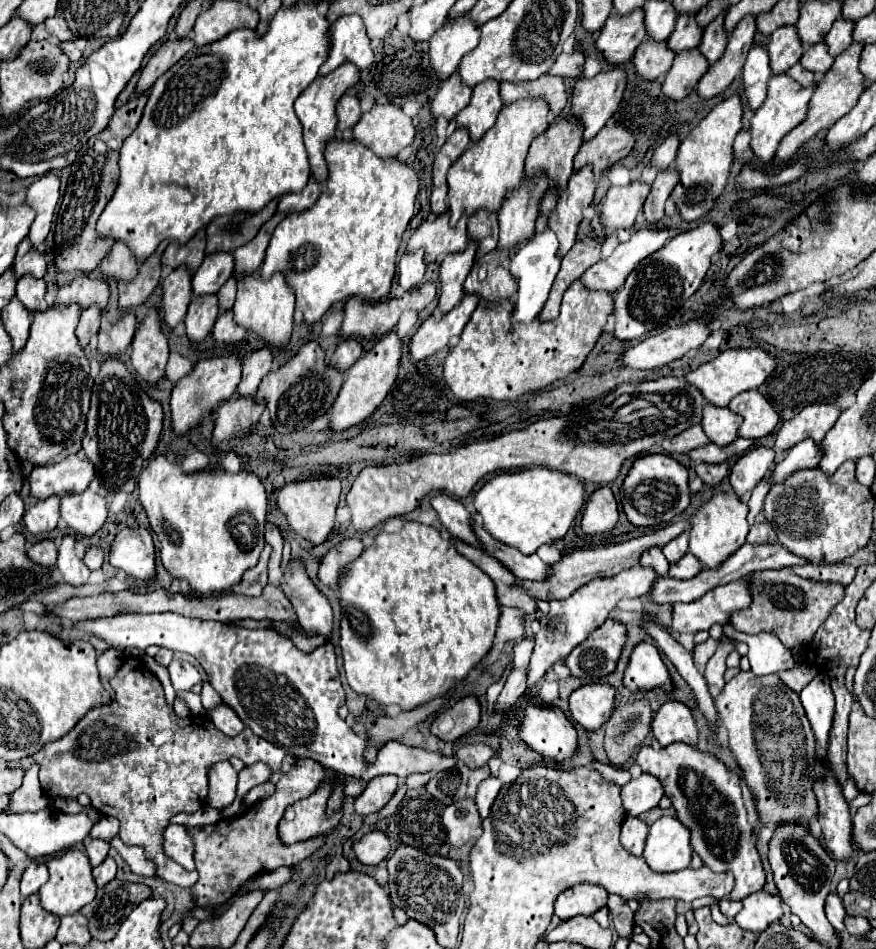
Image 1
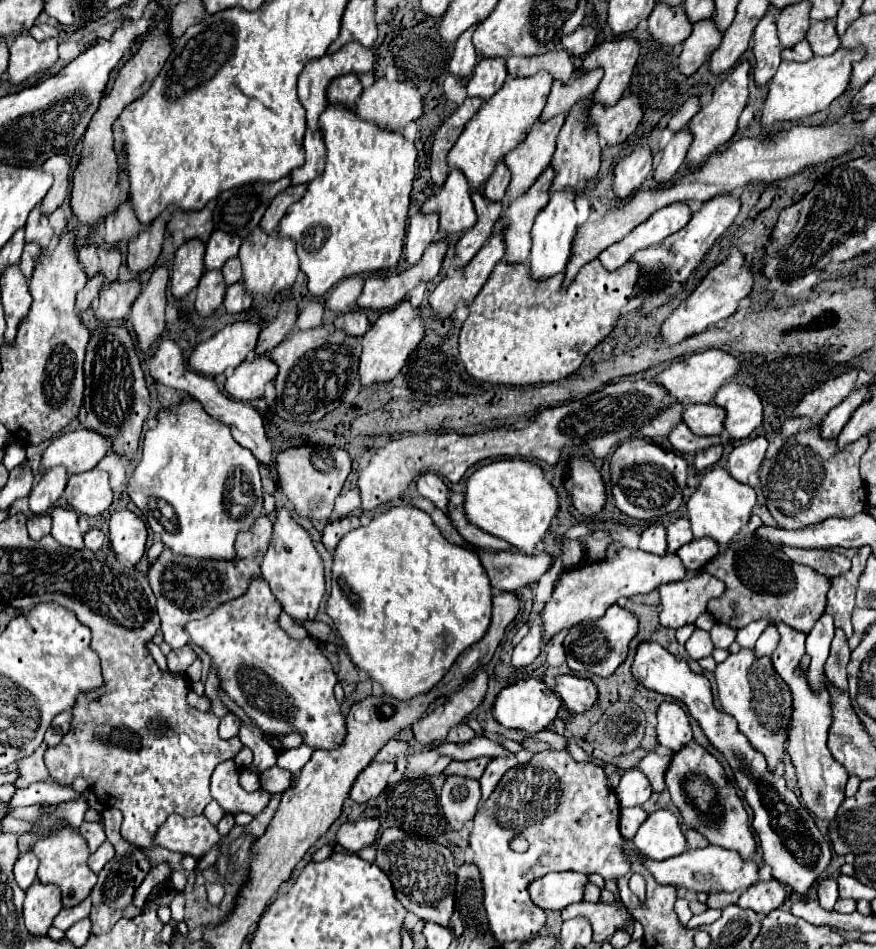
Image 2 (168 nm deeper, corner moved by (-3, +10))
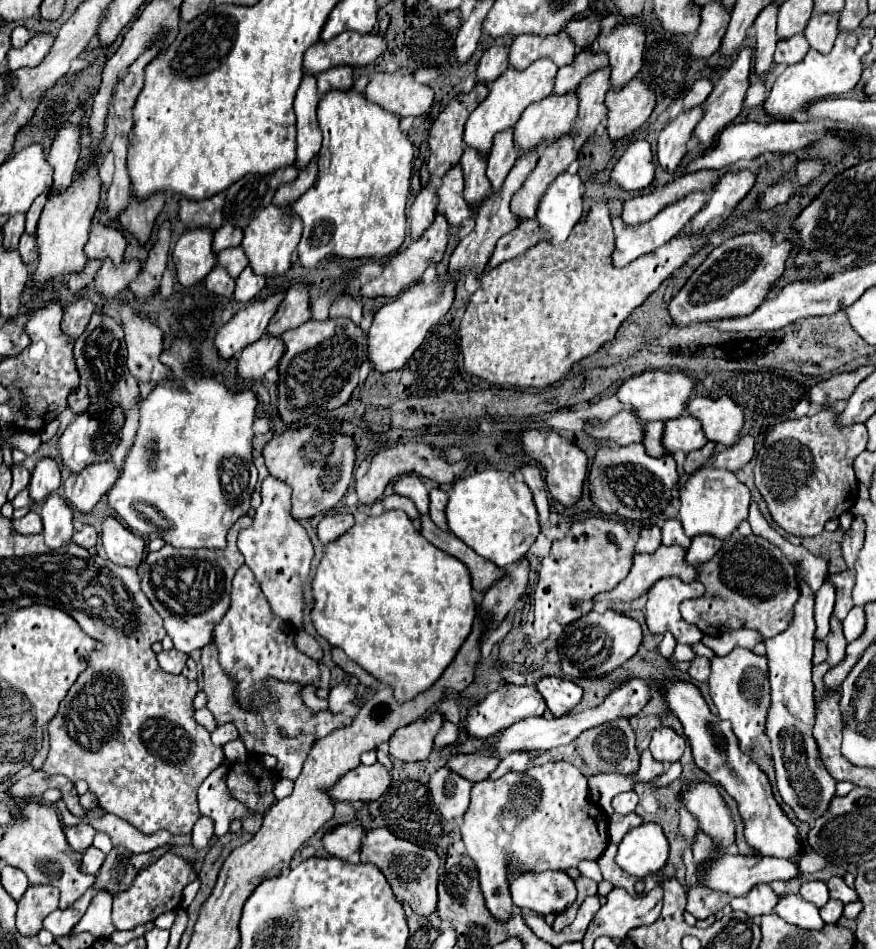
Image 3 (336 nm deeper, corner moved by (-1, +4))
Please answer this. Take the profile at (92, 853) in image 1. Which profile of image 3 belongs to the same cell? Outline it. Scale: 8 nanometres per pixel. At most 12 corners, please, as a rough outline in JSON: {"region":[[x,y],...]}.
{"region":[[89,825],[65,831],[69,845],[81,853],[93,843],[95,831]]}

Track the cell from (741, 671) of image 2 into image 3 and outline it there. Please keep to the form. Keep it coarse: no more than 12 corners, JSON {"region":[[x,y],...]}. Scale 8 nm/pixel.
{"region":[[711,659],[709,693],[751,753],[771,707],[767,659]]}

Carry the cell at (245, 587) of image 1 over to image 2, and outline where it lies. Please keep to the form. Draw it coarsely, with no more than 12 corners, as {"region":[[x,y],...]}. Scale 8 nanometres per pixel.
{"region":[[261,515],[239,533],[235,561],[163,549],[149,583],[165,643],[183,625],[247,591],[271,539]]}

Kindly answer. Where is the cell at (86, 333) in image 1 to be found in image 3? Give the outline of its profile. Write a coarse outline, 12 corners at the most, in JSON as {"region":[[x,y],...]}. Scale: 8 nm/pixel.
{"region":[[87,261],[83,273],[71,275],[69,289],[79,295],[93,285],[101,261]]}

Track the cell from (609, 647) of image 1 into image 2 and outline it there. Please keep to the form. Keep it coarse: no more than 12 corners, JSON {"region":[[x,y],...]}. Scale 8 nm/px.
{"region":[[611,605],[565,637],[571,671],[601,677],[627,659],[637,617]]}

